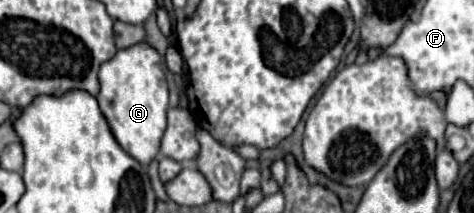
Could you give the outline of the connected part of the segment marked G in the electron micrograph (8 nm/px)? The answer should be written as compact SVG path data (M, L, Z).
M147 43L121 49L113 59L101 65L99 83L101 91L97 95L97 103L109 123L115 141L133 159L149 165L153 159L159 157L159 143L167 125L165 113L169 93L165 73L161 69L161 55Z

